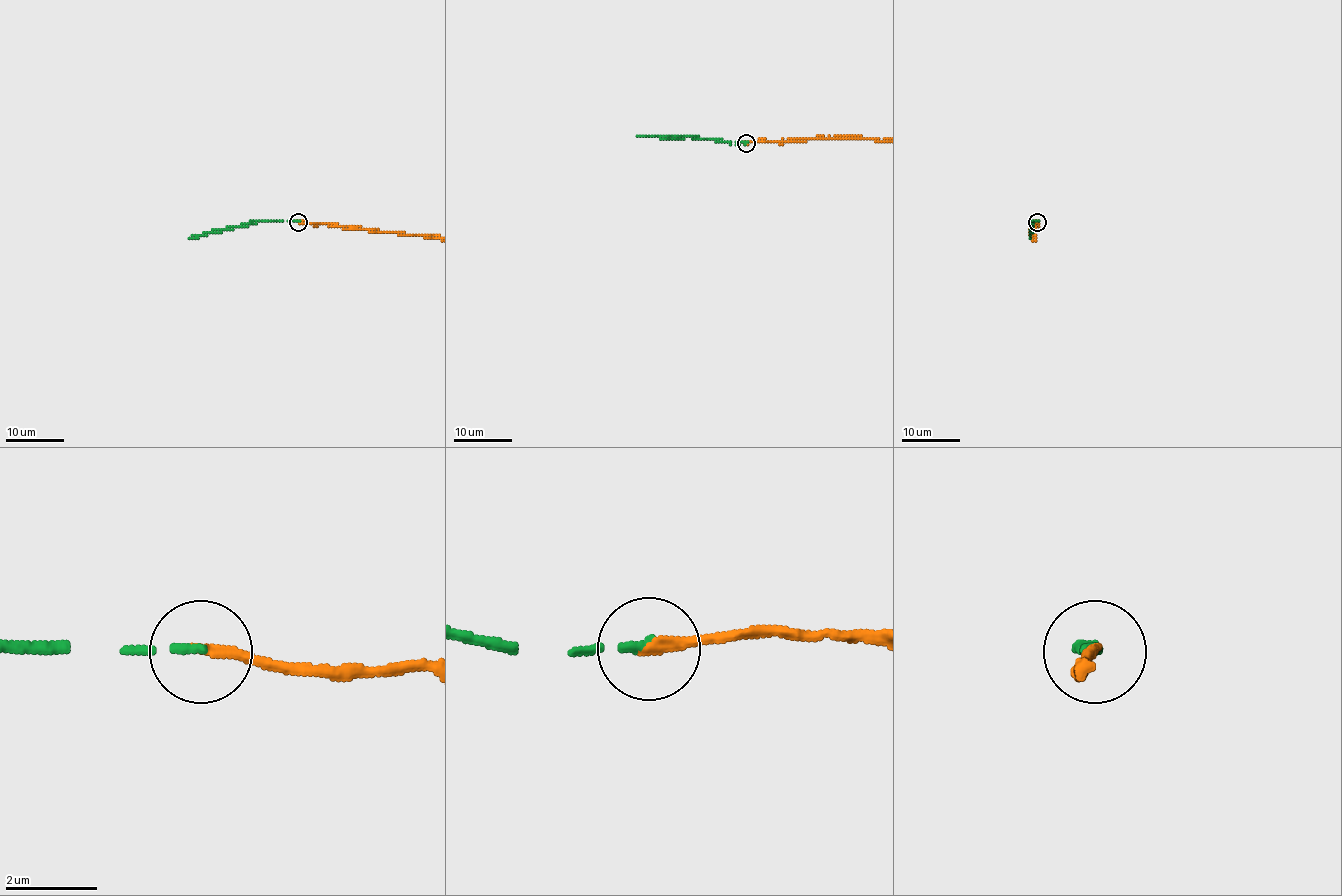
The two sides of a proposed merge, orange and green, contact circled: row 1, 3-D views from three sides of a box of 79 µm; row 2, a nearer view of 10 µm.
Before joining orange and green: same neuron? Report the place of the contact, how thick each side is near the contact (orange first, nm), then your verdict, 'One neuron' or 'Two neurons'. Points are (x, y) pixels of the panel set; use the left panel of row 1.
Place: (298, 222). Thickness 240 nm (orange) against 140 nm. One neuron

